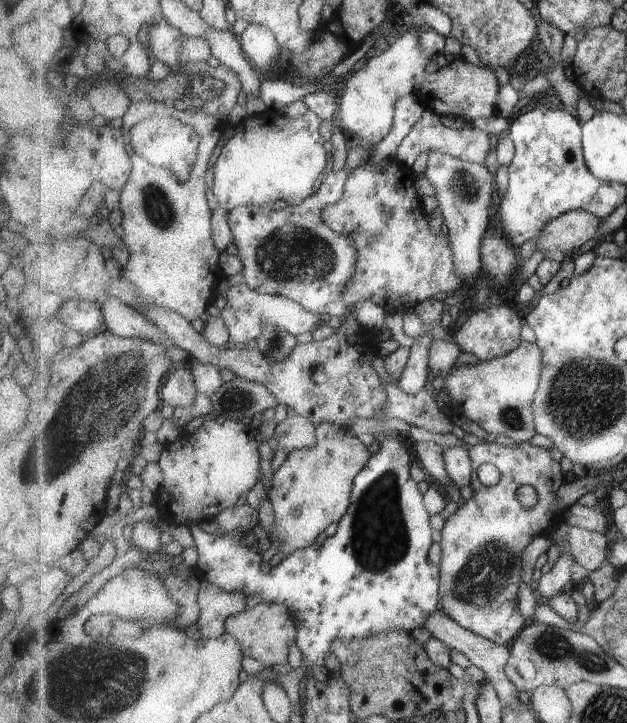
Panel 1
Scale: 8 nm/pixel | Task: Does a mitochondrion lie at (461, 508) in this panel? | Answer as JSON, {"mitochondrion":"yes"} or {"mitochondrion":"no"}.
{"mitochondrion":"no"}

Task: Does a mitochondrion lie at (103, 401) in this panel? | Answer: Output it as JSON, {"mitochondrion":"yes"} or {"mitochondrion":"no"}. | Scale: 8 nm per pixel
{"mitochondrion":"yes"}

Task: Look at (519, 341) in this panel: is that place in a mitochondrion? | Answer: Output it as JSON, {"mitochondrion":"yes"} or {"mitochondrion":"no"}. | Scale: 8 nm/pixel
{"mitochondrion":"no"}

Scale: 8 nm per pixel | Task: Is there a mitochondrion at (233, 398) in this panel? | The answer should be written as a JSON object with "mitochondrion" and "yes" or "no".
{"mitochondrion":"yes"}

